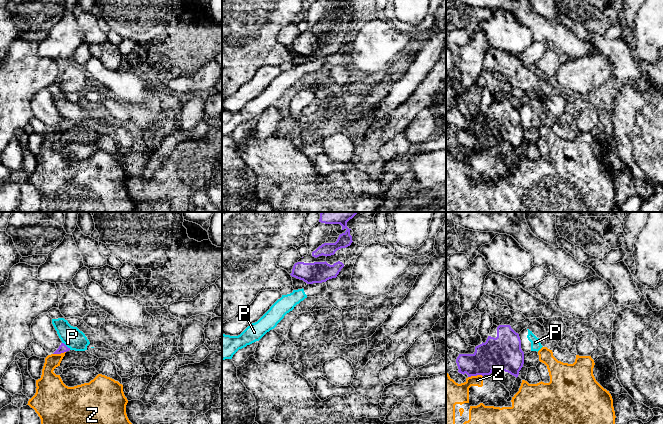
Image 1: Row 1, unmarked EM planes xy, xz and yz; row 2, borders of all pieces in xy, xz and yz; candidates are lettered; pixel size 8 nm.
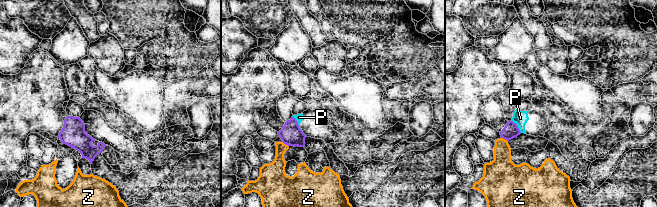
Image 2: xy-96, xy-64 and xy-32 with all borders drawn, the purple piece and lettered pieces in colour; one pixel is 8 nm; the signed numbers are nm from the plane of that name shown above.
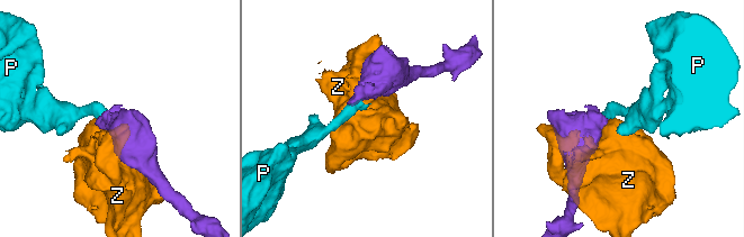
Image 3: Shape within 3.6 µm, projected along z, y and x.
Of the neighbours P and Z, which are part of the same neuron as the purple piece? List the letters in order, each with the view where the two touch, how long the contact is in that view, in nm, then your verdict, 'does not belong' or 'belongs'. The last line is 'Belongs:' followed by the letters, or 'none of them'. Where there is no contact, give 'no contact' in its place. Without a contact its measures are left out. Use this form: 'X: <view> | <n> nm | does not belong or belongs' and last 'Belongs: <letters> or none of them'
P: xy | 90 nm | does not belong
Z: yz | 120 nm | does not belong
Belongs: none of them

